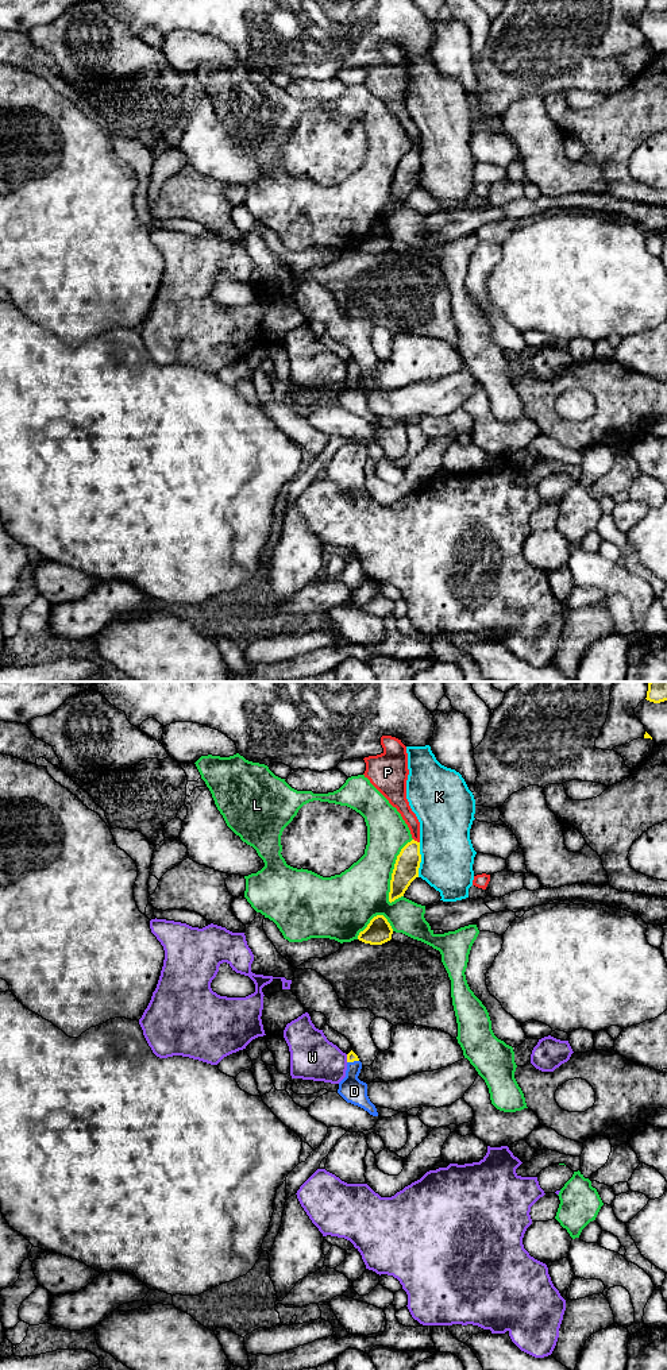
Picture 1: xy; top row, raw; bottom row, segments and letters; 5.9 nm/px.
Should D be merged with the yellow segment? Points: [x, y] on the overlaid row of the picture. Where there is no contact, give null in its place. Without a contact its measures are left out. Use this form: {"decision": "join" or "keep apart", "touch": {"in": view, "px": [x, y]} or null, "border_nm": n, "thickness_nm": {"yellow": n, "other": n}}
{"decision": "join", "touch": {"in": "xy", "px": [353, 1061]}, "border_nm": 70, "thickness_nm": {"yellow": 60, "other": 150}}

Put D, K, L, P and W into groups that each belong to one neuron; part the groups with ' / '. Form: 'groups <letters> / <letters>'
groups D / K / L / P / W

